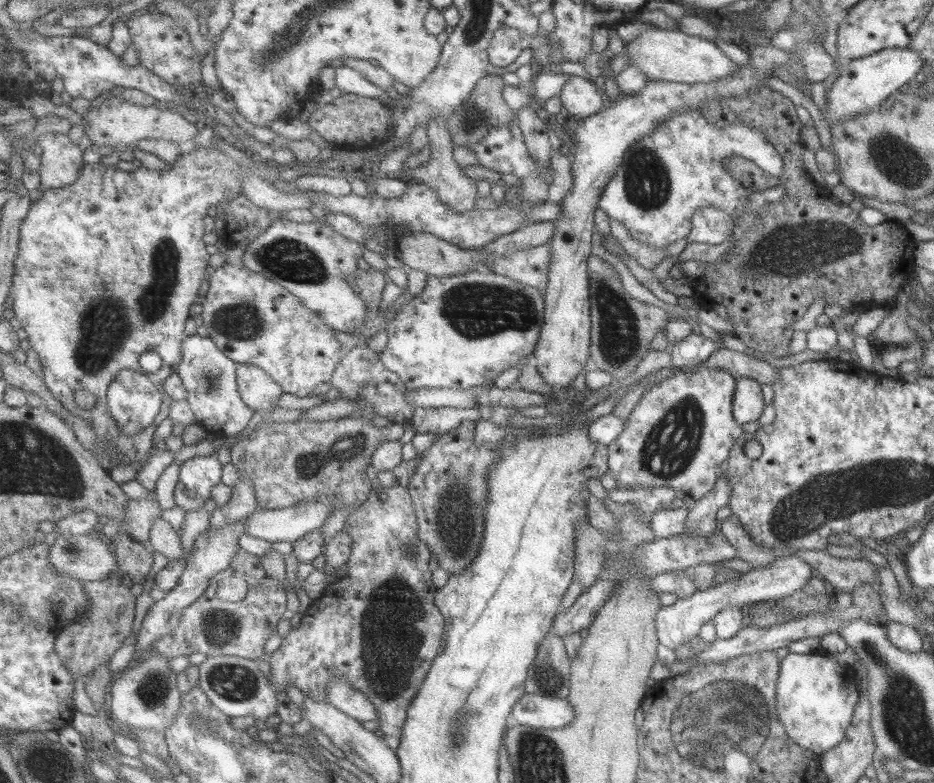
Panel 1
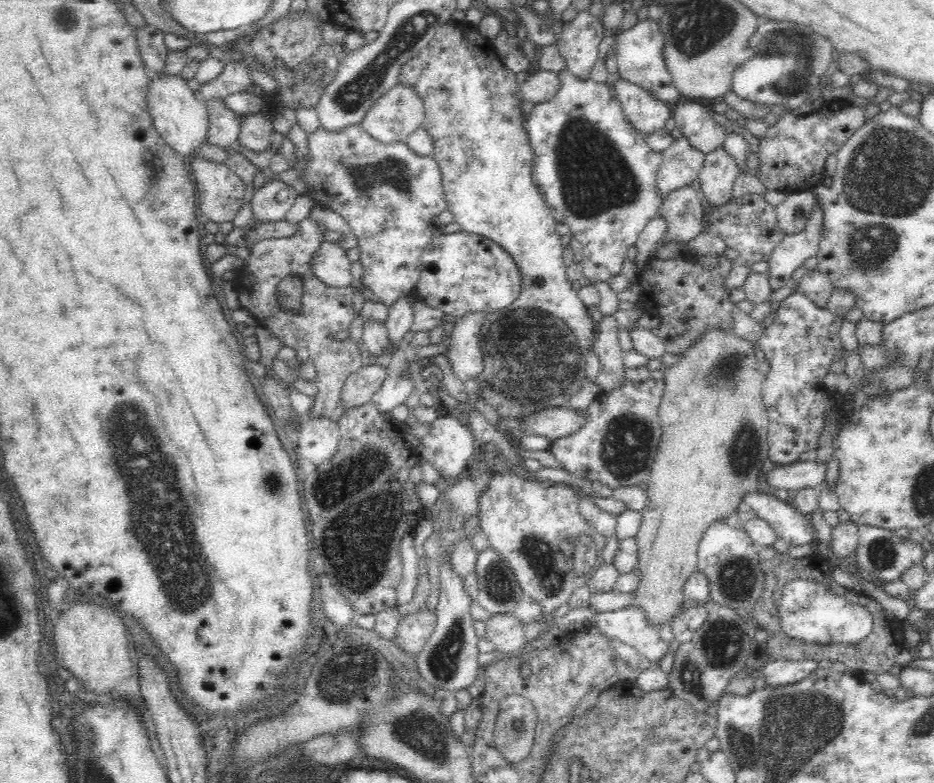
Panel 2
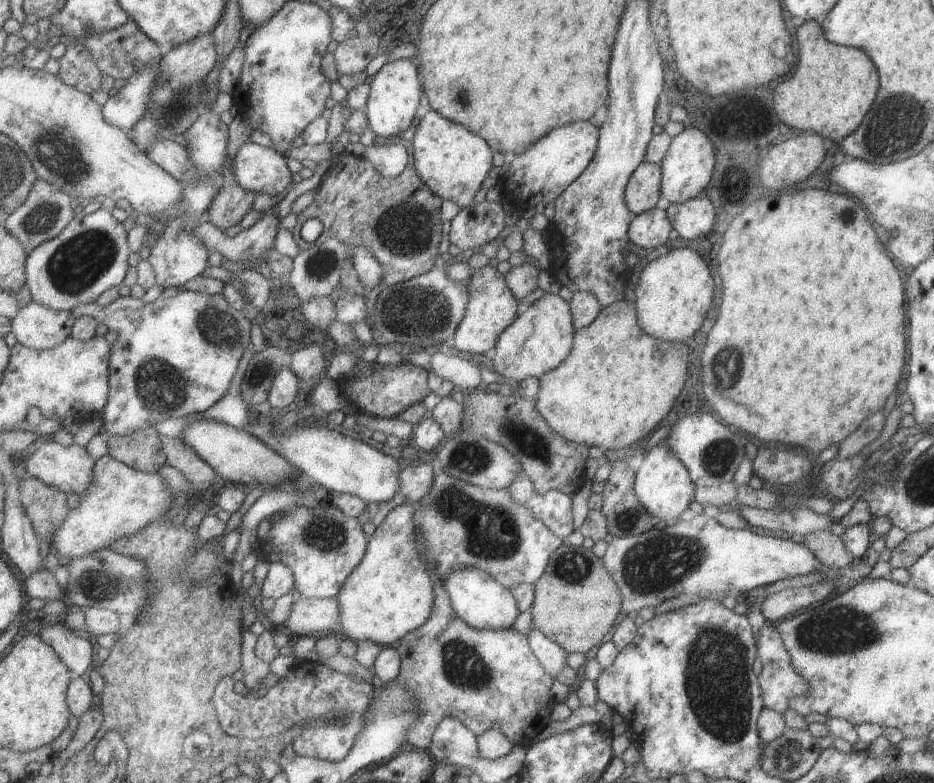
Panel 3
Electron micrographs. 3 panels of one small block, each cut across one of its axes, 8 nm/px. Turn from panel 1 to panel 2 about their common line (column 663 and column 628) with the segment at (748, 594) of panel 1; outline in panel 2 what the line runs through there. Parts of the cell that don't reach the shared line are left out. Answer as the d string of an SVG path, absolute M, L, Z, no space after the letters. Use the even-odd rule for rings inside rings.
M636 605L602 612L594 618L593 624L607 637L634 648L650 663L658 662L668 651L668 643L661 637L658 626Z

